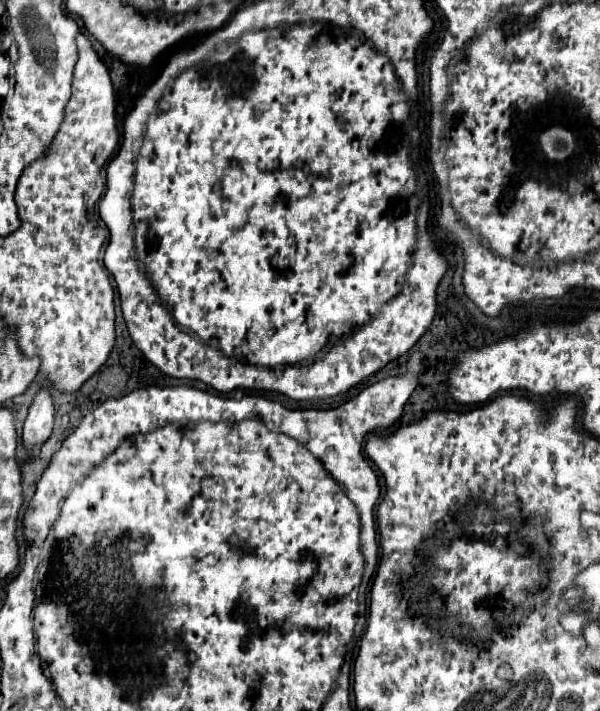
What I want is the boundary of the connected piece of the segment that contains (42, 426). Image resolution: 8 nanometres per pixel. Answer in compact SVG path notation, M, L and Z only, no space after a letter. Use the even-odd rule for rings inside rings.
M42 387L38 391L38 395L34 397L28 417L24 421L22 441L26 447L34 447L38 443L44 443L50 437L52 425L54 425L54 415L56 415L56 407L54 407L52 393L48 387Z

